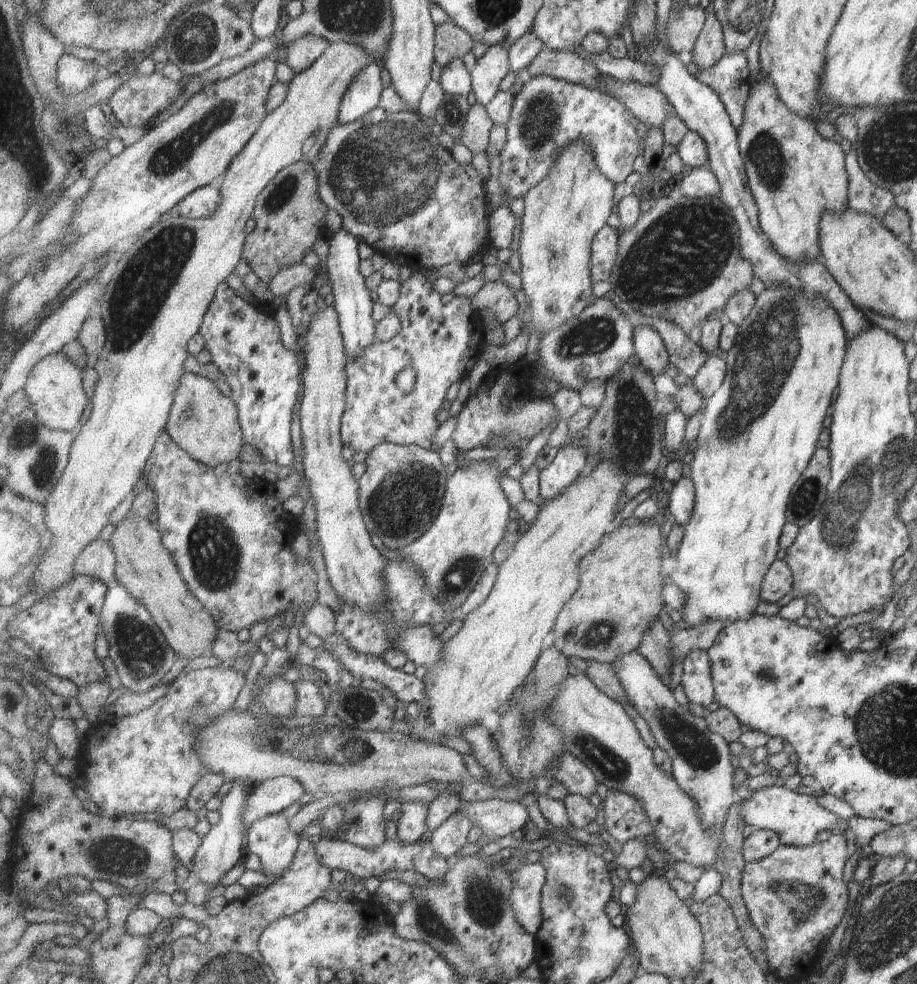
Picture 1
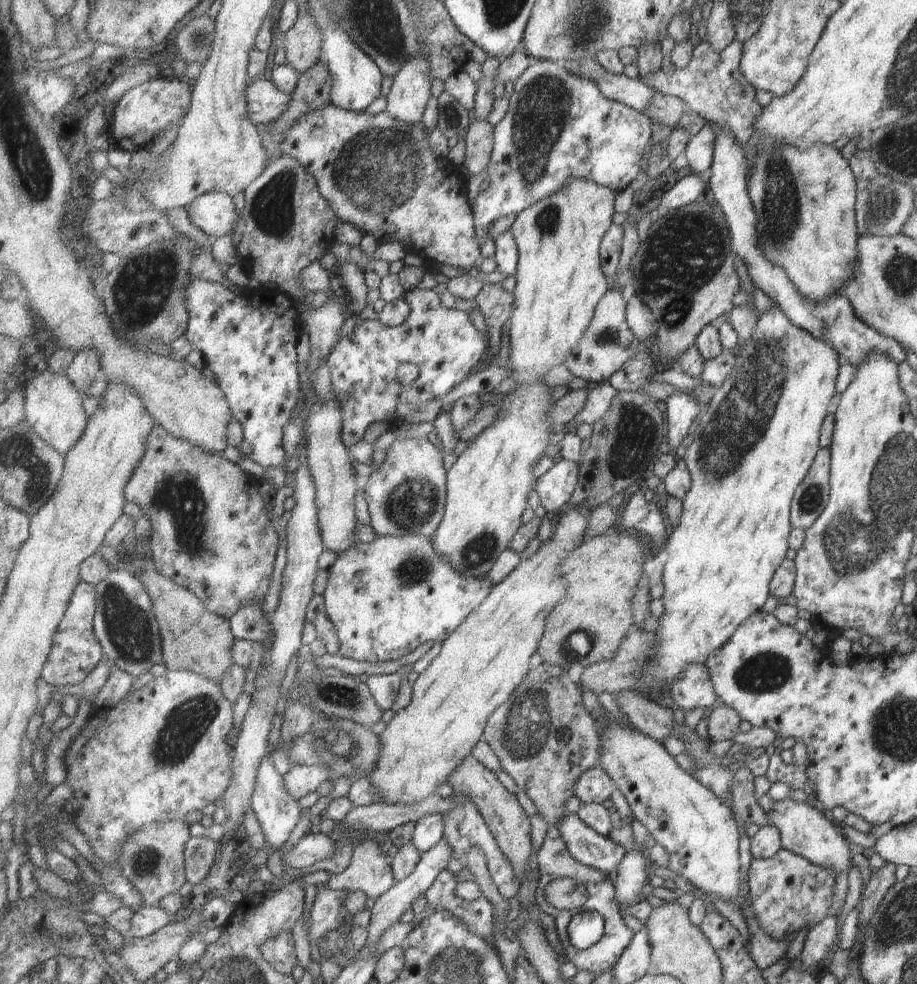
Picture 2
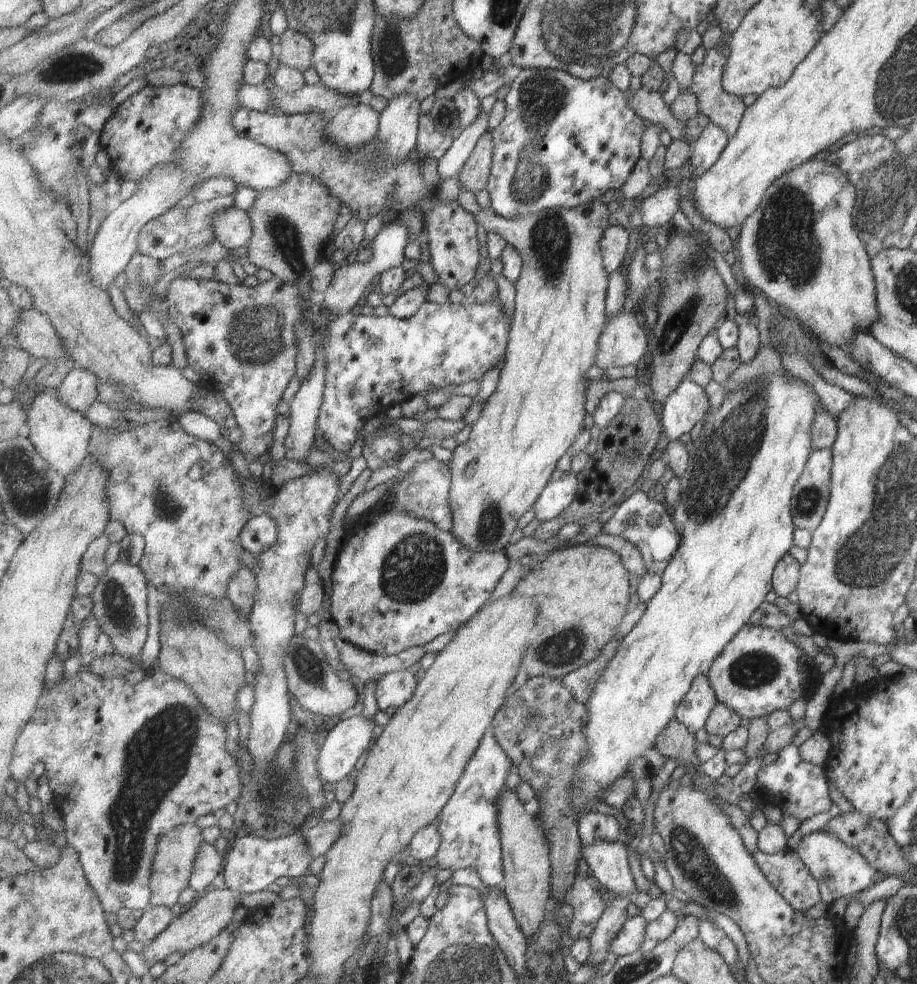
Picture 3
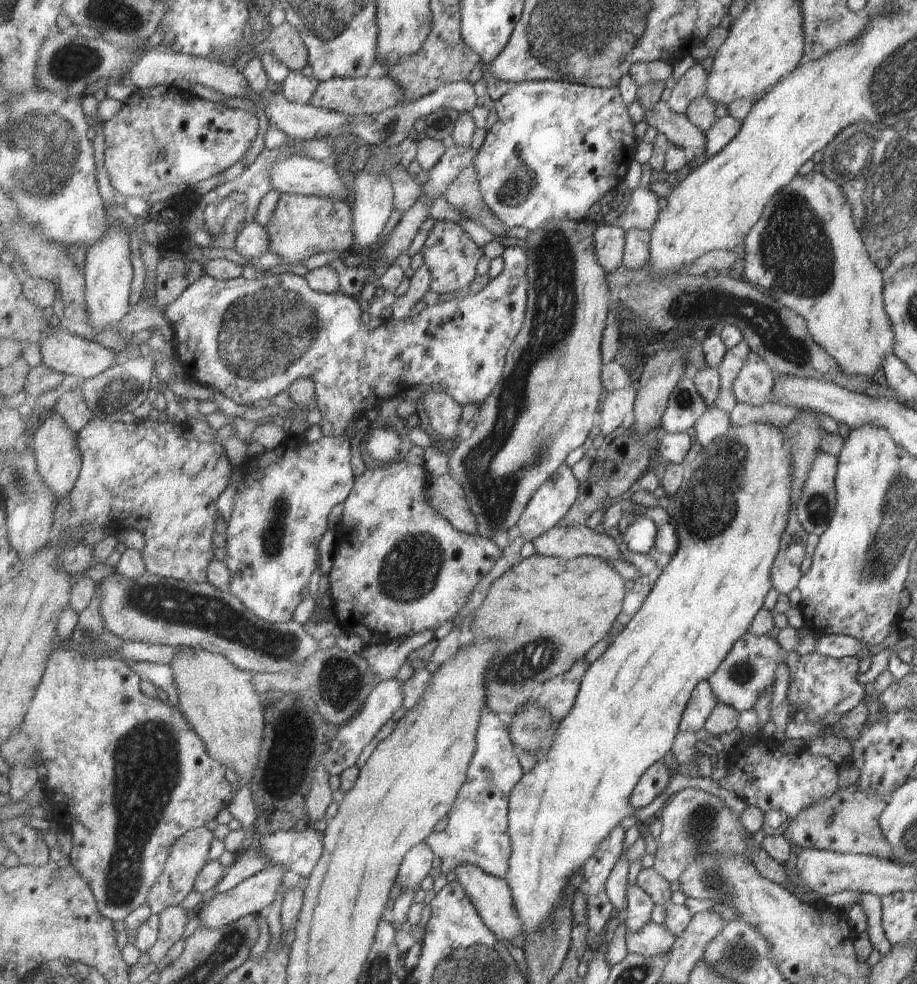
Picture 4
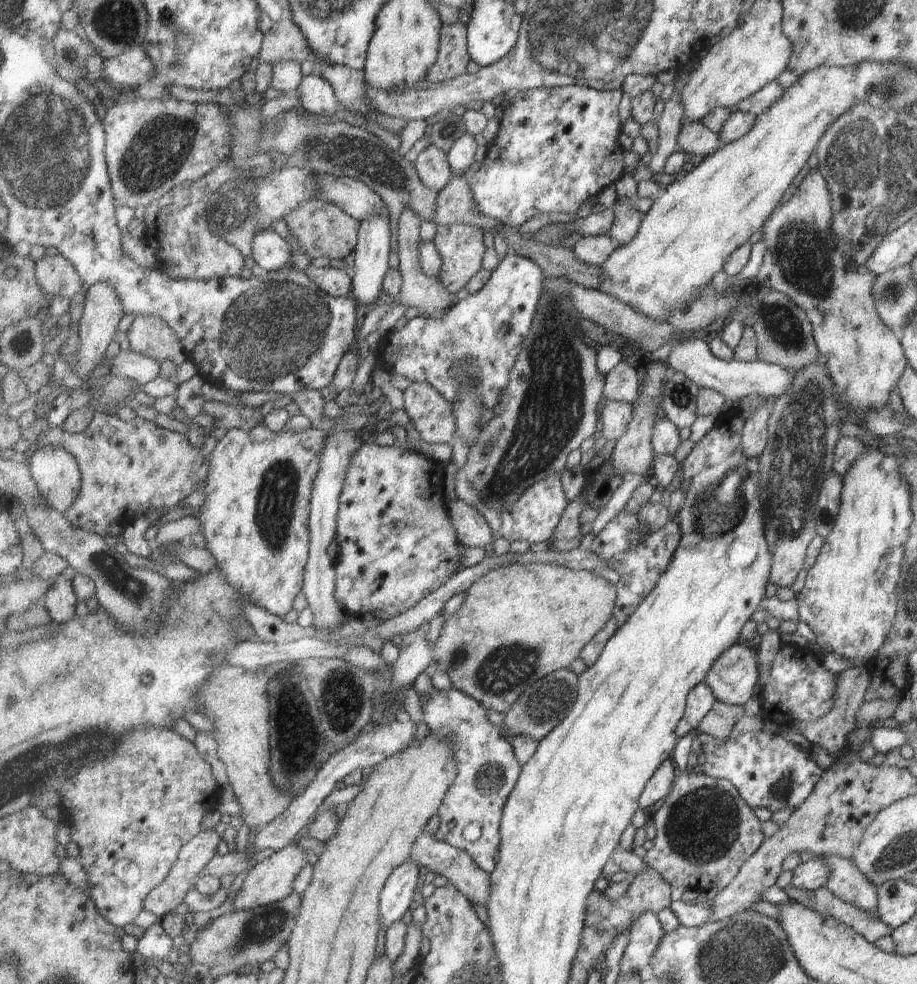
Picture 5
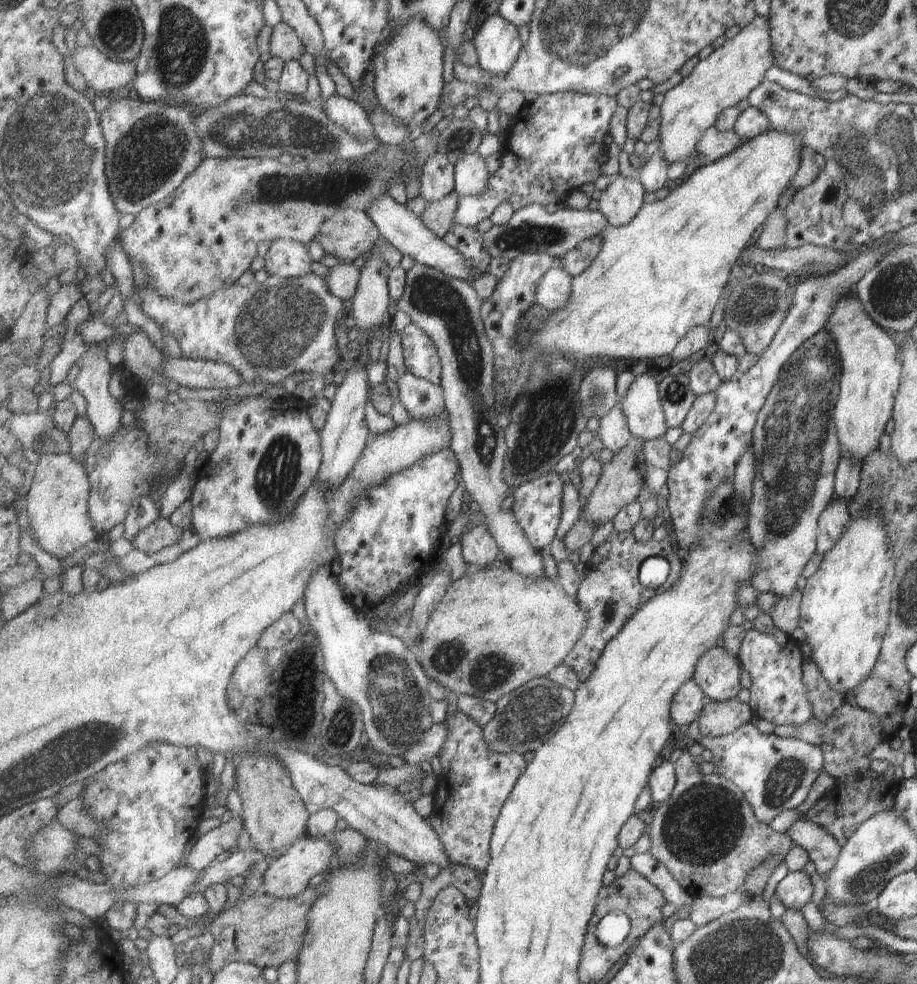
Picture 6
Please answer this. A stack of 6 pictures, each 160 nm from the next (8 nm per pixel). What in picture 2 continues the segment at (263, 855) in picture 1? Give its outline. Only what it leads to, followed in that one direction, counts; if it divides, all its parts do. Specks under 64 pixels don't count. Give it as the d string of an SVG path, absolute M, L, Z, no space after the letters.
M271 751L260 764L257 786L252 798L252 807L256 812L270 849L279 850L289 840L289 836L297 828L297 824L301 822L302 807L299 806L299 802L295 800L295 797L290 792L287 792L283 773L279 773L277 767L273 766L273 759L270 755Z

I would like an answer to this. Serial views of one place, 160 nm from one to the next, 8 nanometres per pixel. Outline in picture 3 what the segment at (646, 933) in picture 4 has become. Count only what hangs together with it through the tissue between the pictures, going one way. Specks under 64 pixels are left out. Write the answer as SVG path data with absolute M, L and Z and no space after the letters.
M642 914L627 919L627 922L623 924L623 928L612 940L610 950L618 957L624 957L639 951L646 938L647 925L648 922Z

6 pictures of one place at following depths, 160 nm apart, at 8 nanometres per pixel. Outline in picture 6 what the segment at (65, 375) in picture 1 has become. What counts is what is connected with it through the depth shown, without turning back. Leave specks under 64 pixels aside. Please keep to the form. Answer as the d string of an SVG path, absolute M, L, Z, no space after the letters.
M71 452L40 455L33 467L34 476L27 492L28 513L37 542L45 552L63 559L91 540L99 541L90 515L91 485L86 467Z

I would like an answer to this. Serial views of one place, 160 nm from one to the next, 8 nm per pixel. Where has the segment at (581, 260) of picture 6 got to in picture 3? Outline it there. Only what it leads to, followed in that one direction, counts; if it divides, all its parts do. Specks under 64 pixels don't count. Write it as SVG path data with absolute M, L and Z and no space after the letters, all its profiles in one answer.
M608 226L604 232L602 238L602 255L604 258L604 264L606 265L606 271L610 274L621 268L623 263L627 263L630 255L627 253L629 250L629 234L628 230L620 226Z

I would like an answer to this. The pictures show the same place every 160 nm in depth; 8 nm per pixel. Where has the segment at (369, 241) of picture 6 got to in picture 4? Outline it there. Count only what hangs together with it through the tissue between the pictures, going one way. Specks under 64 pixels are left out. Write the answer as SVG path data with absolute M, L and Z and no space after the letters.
M286 193L280 195L270 223L266 226L271 238L270 252L285 258L285 265L309 260L322 252L341 254L353 248L354 210L346 201L335 202L323 196Z

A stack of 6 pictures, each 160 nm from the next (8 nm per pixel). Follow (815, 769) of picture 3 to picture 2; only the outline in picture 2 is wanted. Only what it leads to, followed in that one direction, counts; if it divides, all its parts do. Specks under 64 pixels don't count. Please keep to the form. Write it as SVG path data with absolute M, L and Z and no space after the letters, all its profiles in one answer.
M775 751L768 757L768 767L765 778L773 784L774 782L791 784L794 789L799 789L805 796L807 796L808 803L815 797L811 796L813 784L806 775L805 769L801 765L786 765L779 759L778 751Z

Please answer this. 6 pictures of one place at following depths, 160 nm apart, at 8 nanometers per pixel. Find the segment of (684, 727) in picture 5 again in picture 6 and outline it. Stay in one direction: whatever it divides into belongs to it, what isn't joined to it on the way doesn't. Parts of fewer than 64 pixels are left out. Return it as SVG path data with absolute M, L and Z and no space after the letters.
M694 678L683 684L671 705L671 716L675 726L685 727L699 720L706 698L706 693Z

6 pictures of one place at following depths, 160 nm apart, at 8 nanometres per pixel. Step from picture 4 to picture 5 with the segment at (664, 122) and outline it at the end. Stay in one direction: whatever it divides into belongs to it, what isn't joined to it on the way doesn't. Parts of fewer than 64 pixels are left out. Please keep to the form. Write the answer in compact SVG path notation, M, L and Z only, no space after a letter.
M687 121L681 129L678 141L687 155L711 156L725 146L721 137L711 132L701 121Z

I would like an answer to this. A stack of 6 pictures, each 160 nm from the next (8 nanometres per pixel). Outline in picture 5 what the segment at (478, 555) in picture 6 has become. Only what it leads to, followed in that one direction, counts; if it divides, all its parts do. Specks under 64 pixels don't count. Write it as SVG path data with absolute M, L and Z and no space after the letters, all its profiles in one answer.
M448 497L447 506L450 509L452 524L456 528L458 539L467 549L478 546L485 550L487 546L493 544L493 540L496 539L495 535L477 508L467 504L461 498L453 500Z

